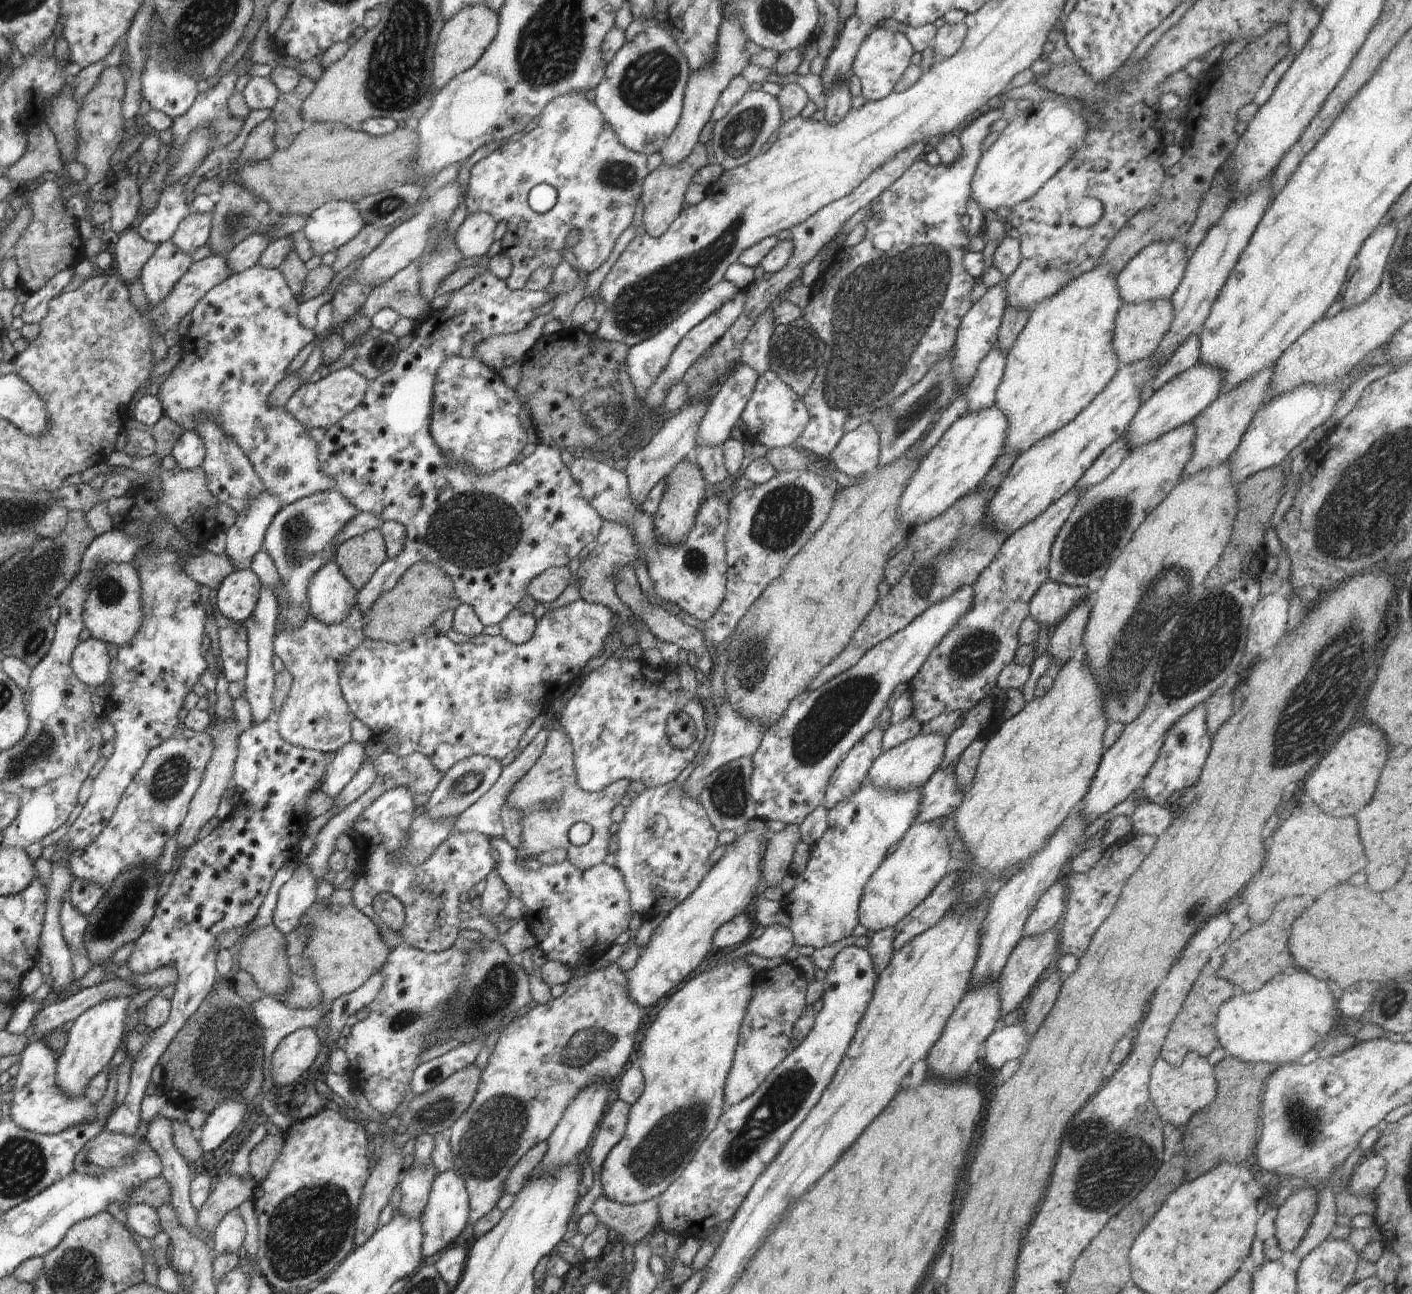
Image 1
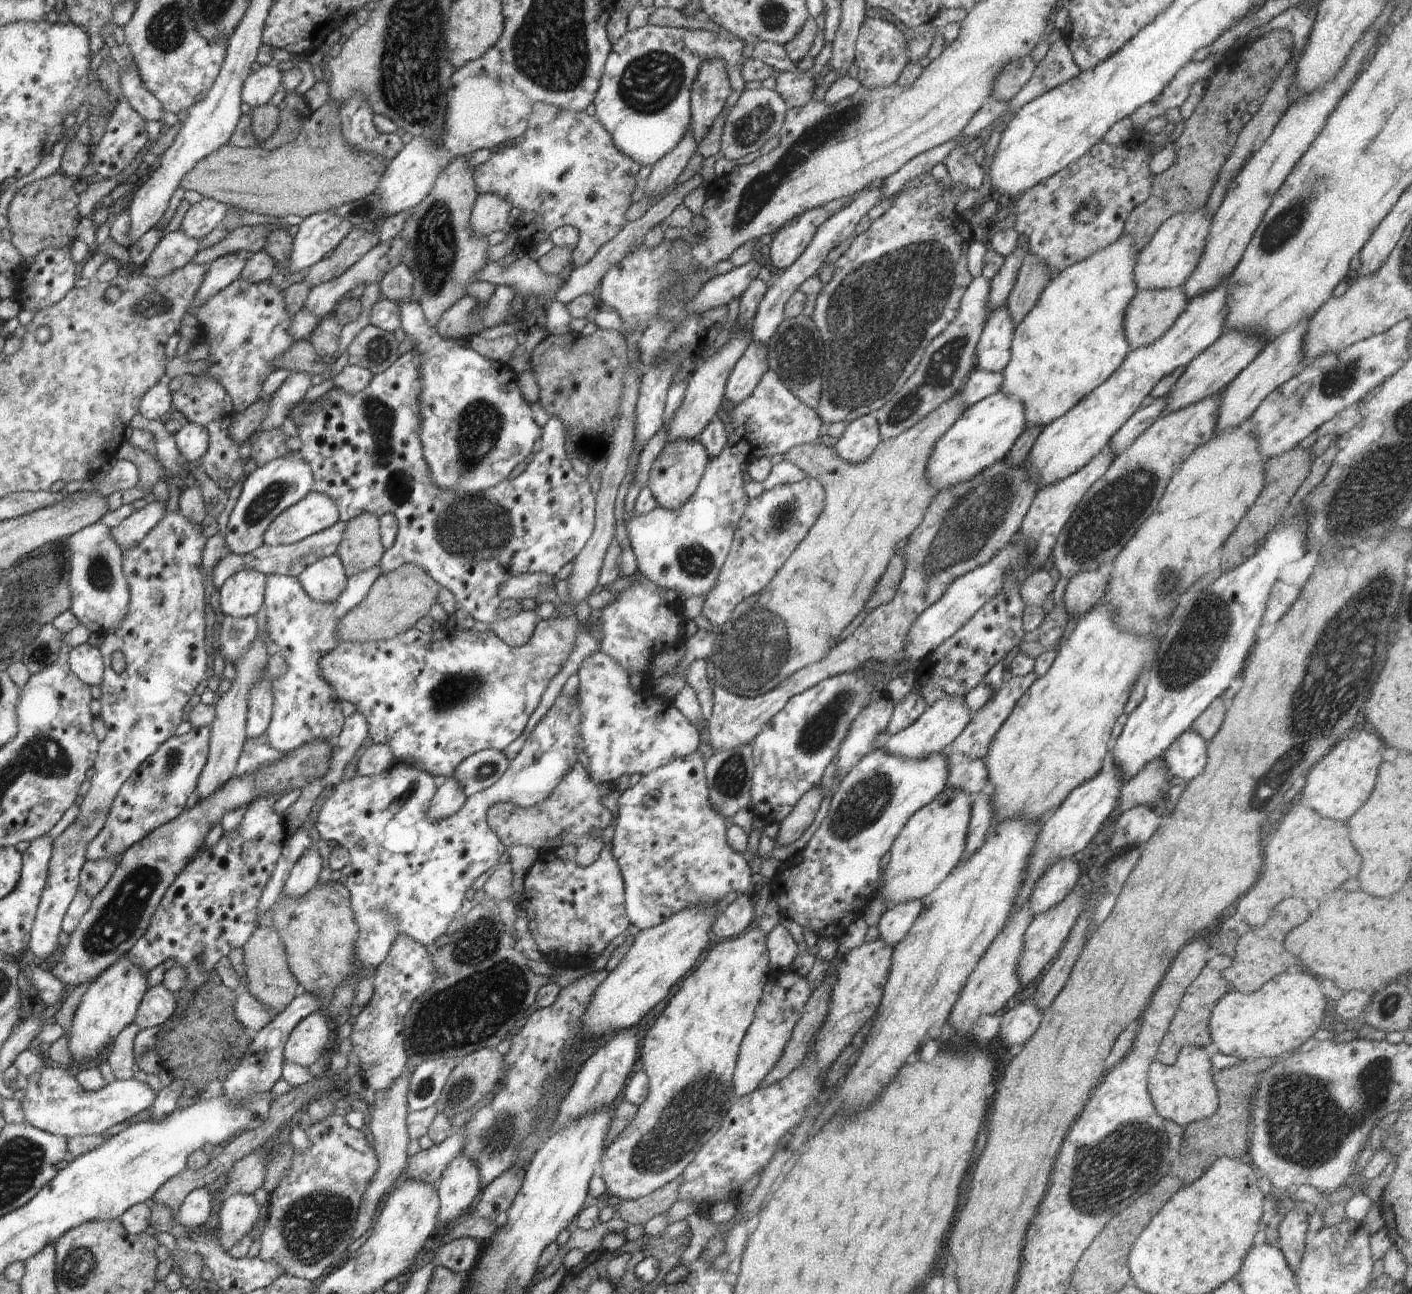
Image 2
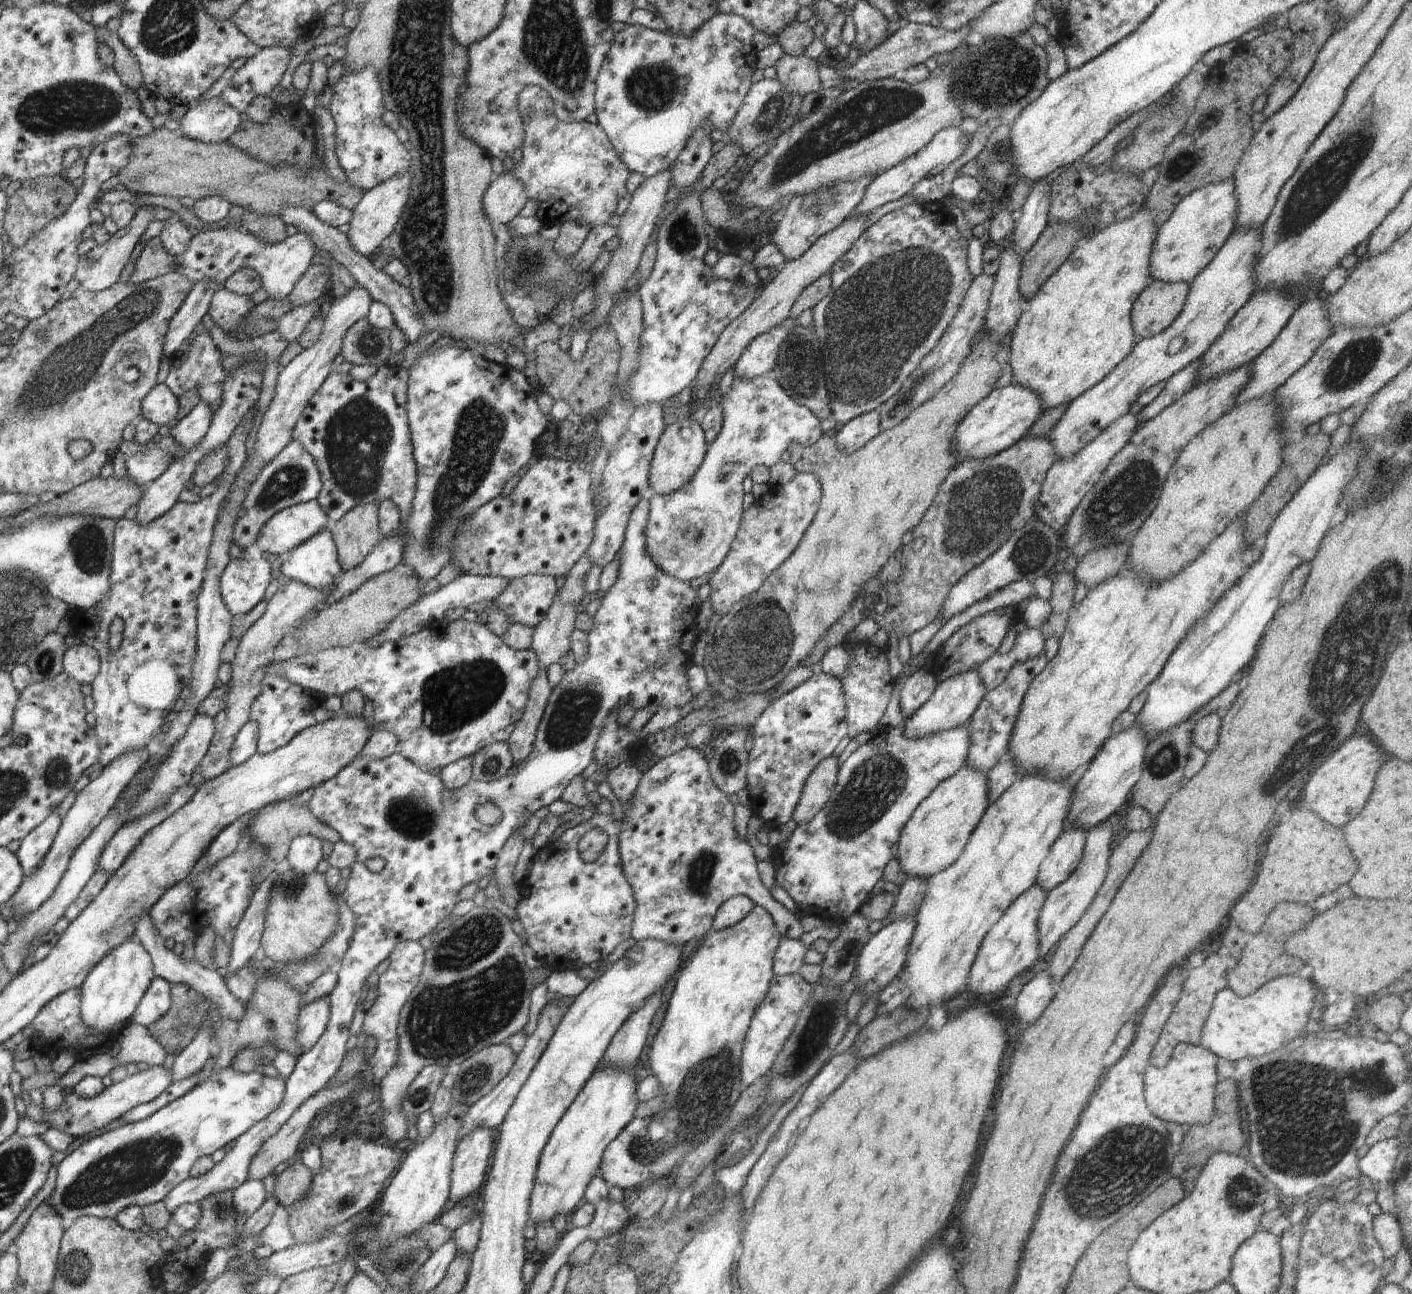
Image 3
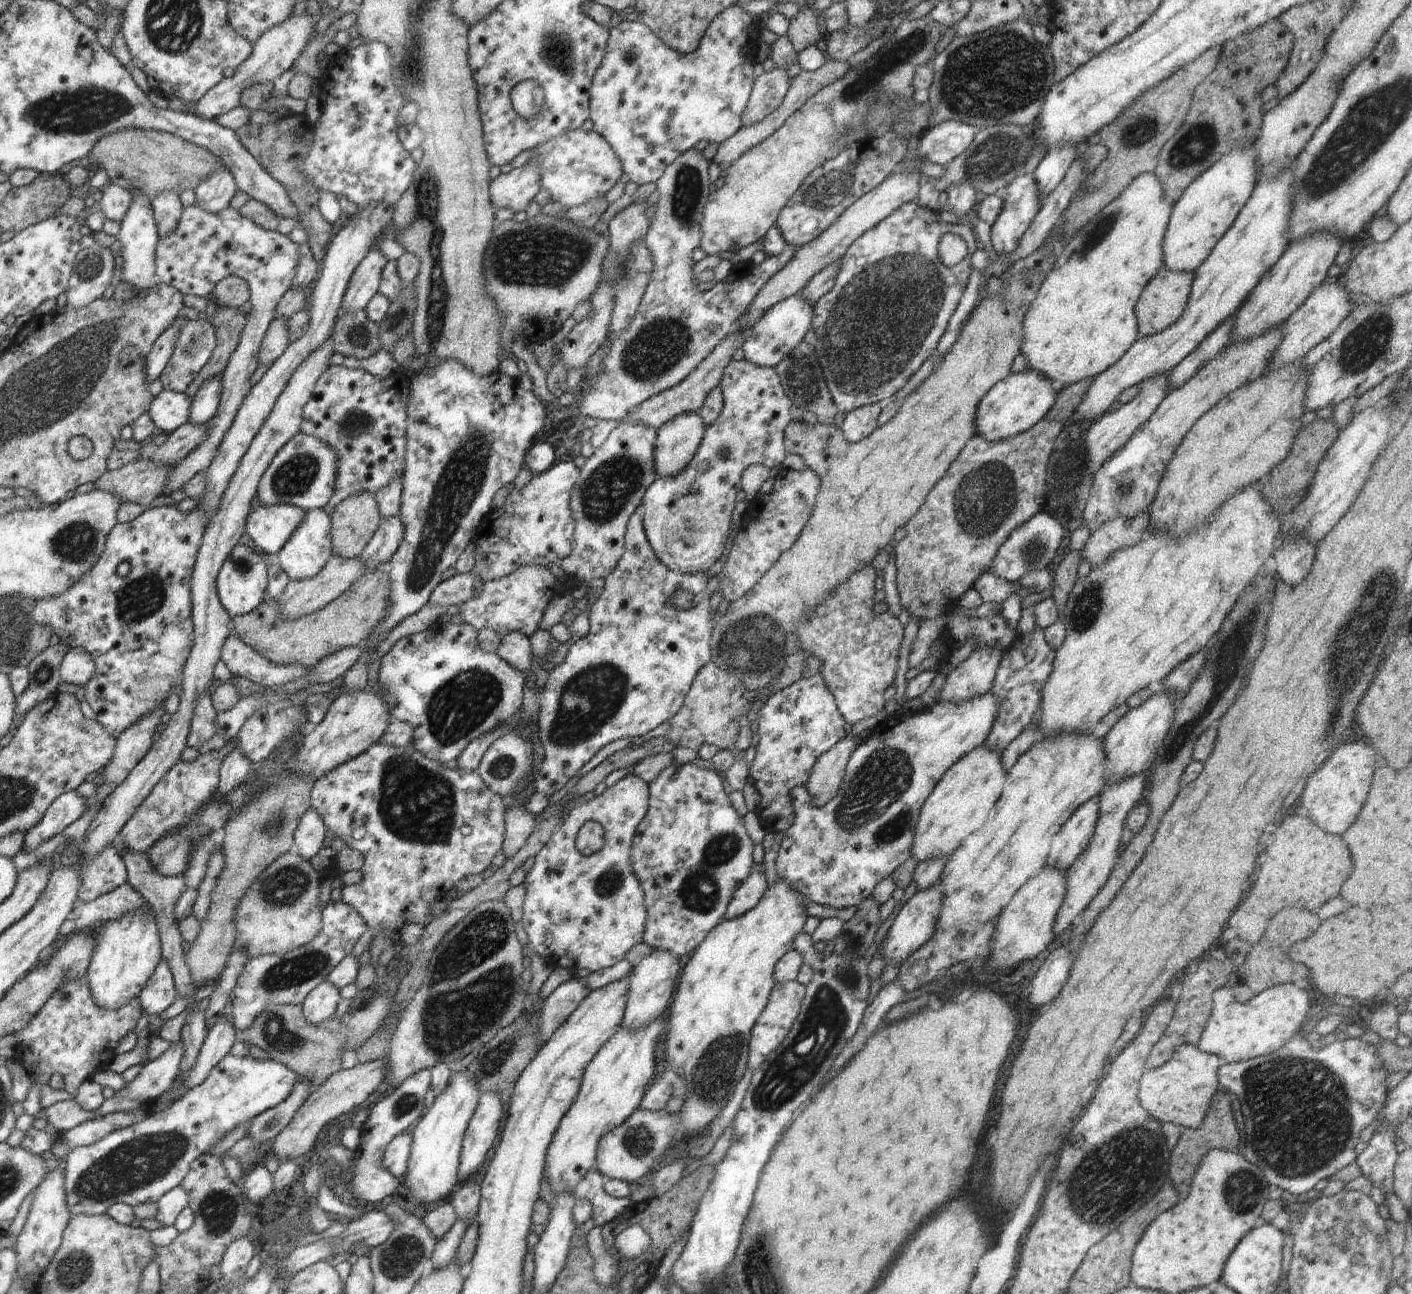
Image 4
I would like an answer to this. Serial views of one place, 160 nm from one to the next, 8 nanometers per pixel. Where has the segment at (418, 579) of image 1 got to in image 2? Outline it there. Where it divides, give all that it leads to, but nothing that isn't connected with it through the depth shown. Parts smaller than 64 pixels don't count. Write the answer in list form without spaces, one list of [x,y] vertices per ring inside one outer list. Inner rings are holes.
[[[402,564],[398,570],[380,574],[370,586],[366,598],[346,612],[336,628],[339,643],[389,640],[413,628],[420,618],[430,614],[438,600],[440,586],[422,568]]]

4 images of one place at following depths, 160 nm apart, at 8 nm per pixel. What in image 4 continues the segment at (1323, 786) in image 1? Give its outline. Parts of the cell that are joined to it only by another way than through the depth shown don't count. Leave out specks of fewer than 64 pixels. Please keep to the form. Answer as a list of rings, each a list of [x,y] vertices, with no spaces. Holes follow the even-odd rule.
[[[1364,742],[1342,744],[1330,756],[1330,760],[1308,778],[1300,804],[1308,810],[1310,818],[1317,826],[1326,830],[1328,834],[1342,834],[1352,826],[1352,822],[1356,822],[1356,818],[1366,802],[1368,790],[1370,790],[1372,774],[1376,768],[1374,766],[1376,755],[1378,752],[1375,748],[1372,745],[1366,746]]]

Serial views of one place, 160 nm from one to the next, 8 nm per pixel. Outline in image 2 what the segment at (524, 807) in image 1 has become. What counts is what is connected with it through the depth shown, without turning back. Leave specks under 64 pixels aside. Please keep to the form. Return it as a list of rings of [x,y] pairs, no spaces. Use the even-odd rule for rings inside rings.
[[[580,763],[574,764],[566,776],[559,781],[550,798],[544,802],[532,806],[532,808],[520,808],[510,802],[496,803],[487,811],[487,826],[494,832],[506,849],[518,845],[529,846],[543,851],[549,842],[558,842],[562,838],[562,845],[576,844],[576,864],[580,867],[591,866],[604,848],[603,840],[592,836],[594,828],[604,829],[614,823],[611,812],[601,802],[613,791],[611,784],[596,785],[588,775],[588,772]]]

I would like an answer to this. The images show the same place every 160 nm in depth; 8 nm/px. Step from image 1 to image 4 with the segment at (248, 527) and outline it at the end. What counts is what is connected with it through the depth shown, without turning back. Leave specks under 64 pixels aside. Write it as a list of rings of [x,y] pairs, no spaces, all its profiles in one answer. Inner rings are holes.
[[[295,434],[272,459],[260,479],[256,505],[290,505],[308,509],[322,509],[334,492],[337,456],[334,449],[317,438]]]

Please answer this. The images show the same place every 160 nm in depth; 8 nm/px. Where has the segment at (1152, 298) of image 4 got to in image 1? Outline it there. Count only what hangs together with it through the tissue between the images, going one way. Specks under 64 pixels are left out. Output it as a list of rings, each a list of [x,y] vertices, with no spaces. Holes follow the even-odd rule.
[[[1169,299],[1146,301],[1135,305],[1124,303],[1118,309],[1116,318],[1114,319],[1114,330],[1111,340],[1113,351],[1121,362],[1121,365],[1133,365],[1150,358],[1161,343],[1162,337],[1170,328],[1173,316],[1174,307],[1171,305]]]

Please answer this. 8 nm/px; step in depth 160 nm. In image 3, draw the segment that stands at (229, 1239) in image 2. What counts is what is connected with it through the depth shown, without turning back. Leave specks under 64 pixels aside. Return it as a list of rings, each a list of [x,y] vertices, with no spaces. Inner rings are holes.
[[[261,1180],[246,1181],[231,1193],[236,1220],[250,1218],[266,1202],[266,1192]]]

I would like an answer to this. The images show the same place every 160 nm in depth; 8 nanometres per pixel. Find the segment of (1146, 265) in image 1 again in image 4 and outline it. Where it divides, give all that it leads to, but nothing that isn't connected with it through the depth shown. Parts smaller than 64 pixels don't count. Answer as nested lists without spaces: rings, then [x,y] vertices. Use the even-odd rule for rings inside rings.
[[[1253,144],[1232,151],[1188,185],[1173,206],[1162,241],[1164,267],[1193,273],[1211,255],[1253,193],[1258,181],[1255,154]]]

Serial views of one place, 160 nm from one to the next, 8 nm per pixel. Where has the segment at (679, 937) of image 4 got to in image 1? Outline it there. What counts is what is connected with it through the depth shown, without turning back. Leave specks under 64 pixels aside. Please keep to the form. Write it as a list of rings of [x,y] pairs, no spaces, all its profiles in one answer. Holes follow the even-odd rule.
[[[675,782],[665,784],[661,787],[646,788],[636,799],[632,801],[629,808],[626,808],[625,816],[618,825],[613,829],[613,854],[617,860],[617,866],[624,877],[626,888],[629,892],[629,901],[633,910],[633,914],[640,914],[644,920],[650,920],[657,917],[659,914],[668,914],[675,906],[678,906],[683,900],[686,900],[700,881],[706,876],[706,873],[712,868],[708,858],[713,850],[717,847],[718,831],[712,826],[710,819],[707,817],[704,807],[699,799],[690,798],[683,792],[682,785],[677,786]]]

